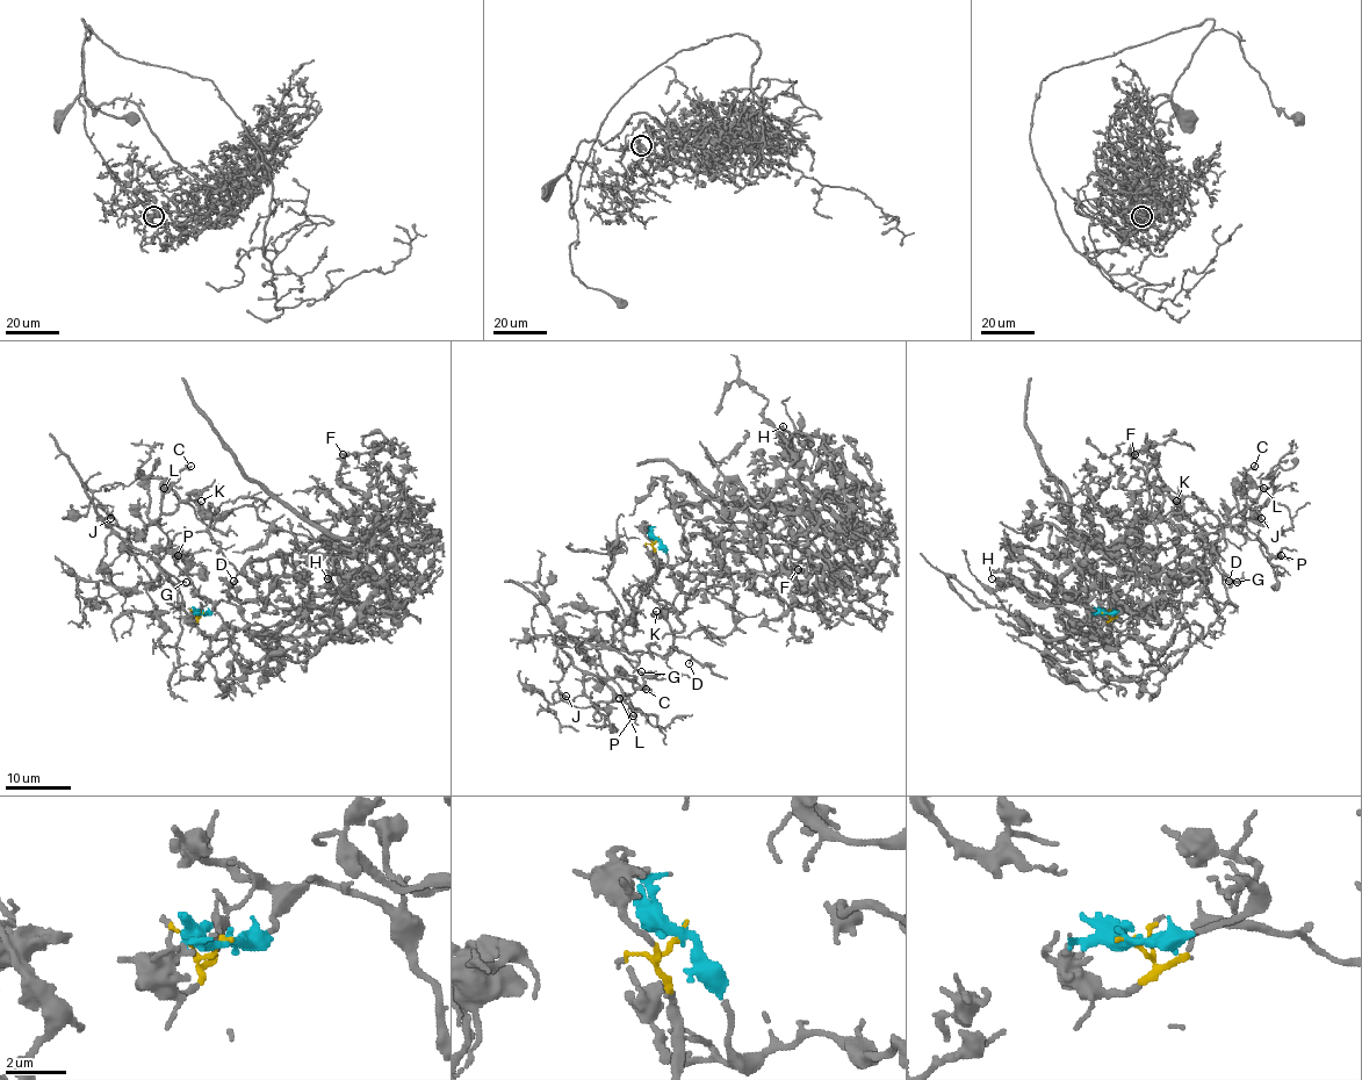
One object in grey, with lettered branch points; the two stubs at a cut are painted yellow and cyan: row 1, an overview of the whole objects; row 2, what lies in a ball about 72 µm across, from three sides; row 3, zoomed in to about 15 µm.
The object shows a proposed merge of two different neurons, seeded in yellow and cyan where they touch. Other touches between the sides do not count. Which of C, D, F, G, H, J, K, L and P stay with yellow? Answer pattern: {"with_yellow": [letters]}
{"with_yellow": ["C", "D", "G", "J", "K", "L", "P"]}

